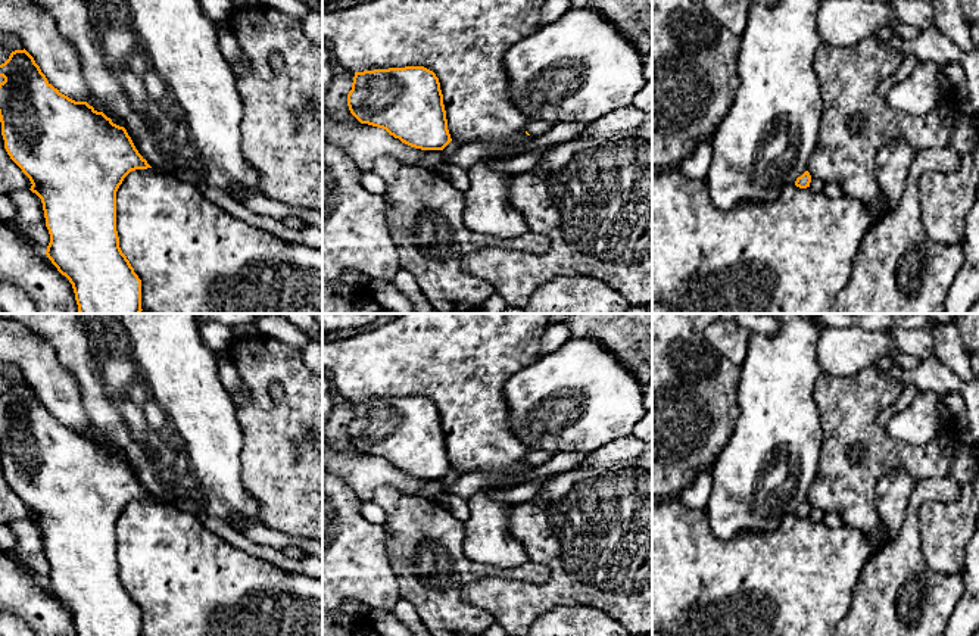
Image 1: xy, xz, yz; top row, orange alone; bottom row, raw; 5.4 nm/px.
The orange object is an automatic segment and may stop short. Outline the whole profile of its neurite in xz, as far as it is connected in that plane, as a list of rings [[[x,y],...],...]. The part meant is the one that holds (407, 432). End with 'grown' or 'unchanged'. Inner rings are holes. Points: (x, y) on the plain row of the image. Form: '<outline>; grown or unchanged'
[[[424,396],[355,402],[347,436],[361,453],[383,458],[411,477],[443,480],[452,471],[439,408]]]; unchanged

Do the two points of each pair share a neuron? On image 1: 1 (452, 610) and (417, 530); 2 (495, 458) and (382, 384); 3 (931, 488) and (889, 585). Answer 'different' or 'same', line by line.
1: same
2: same
3: same

